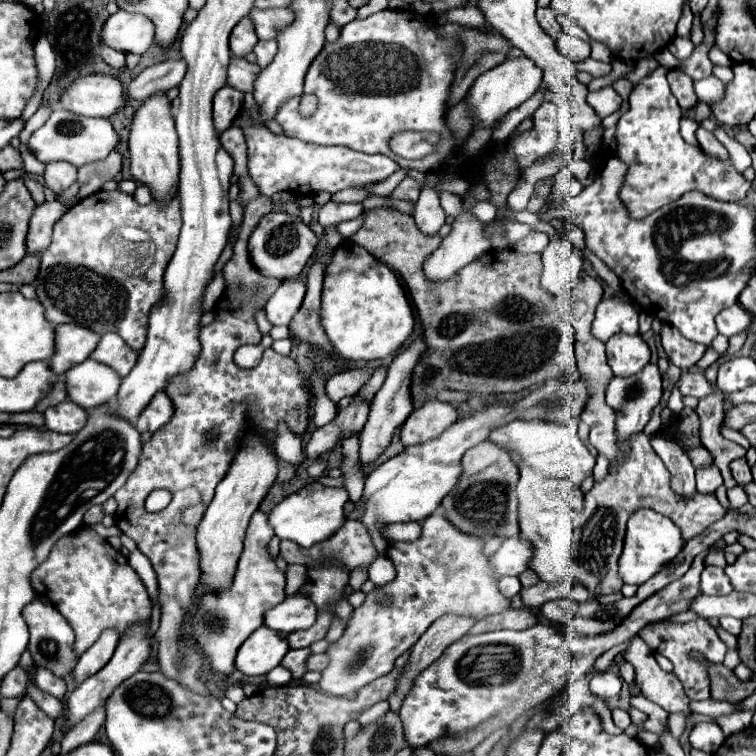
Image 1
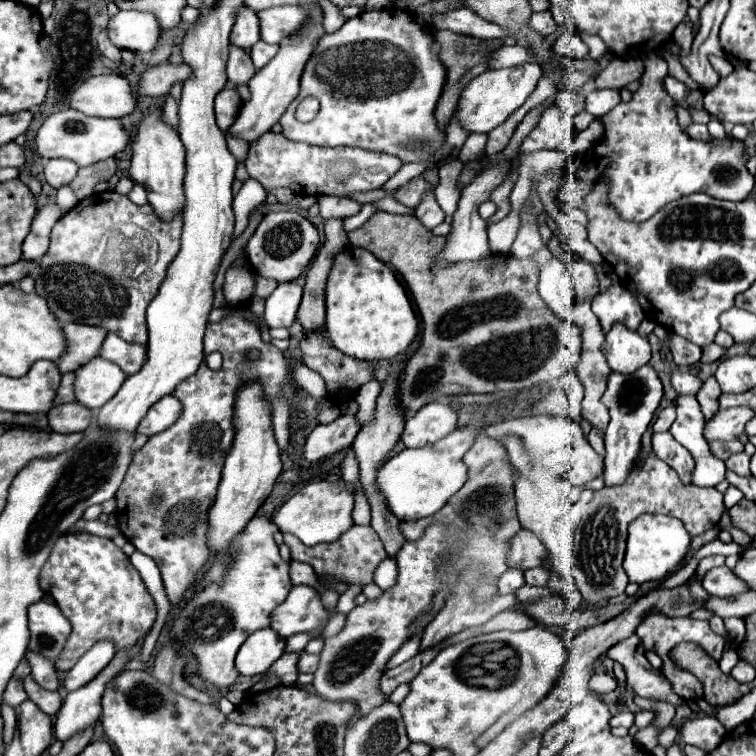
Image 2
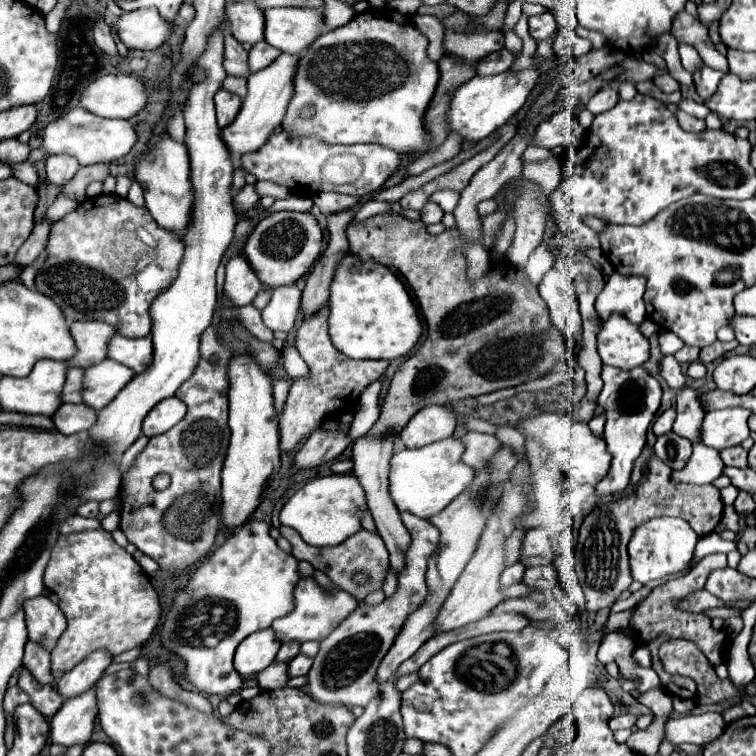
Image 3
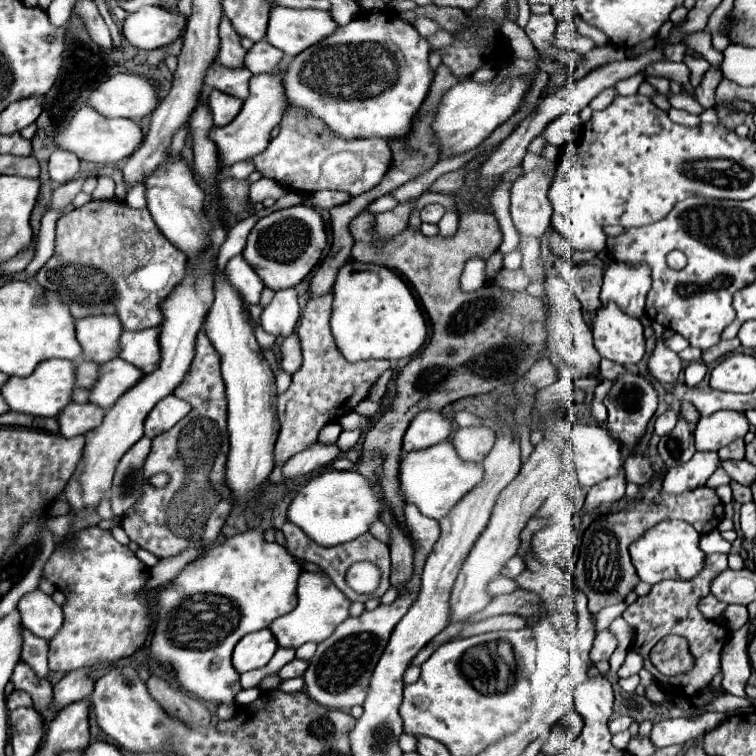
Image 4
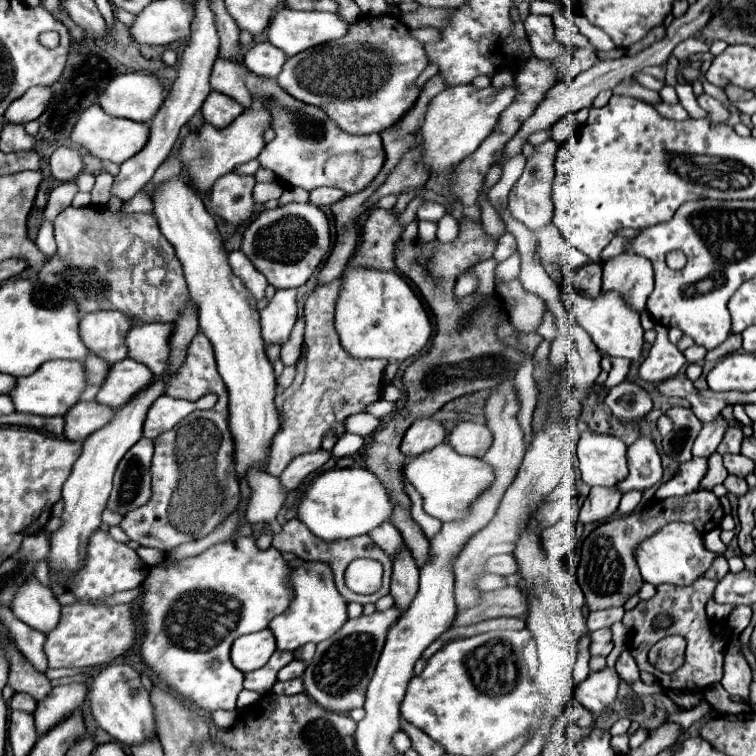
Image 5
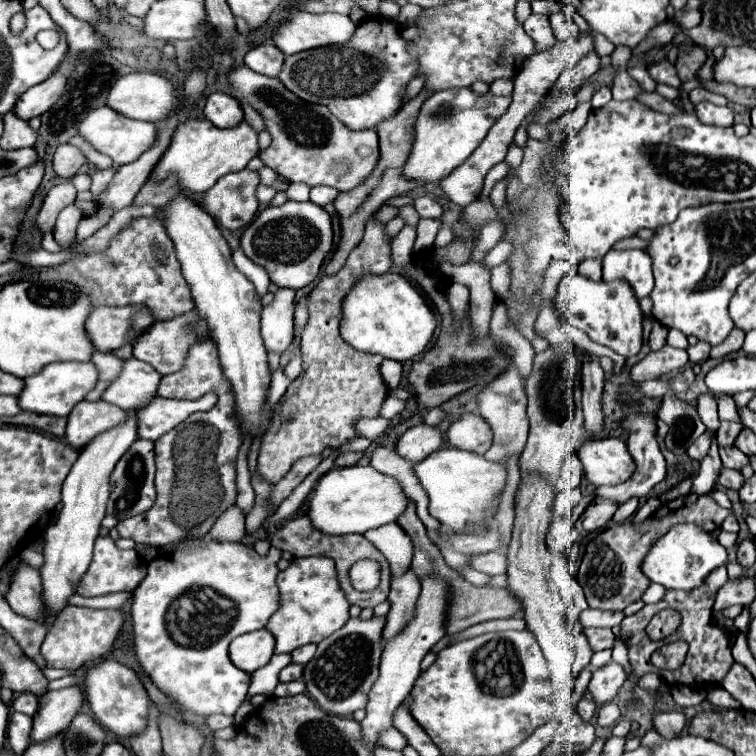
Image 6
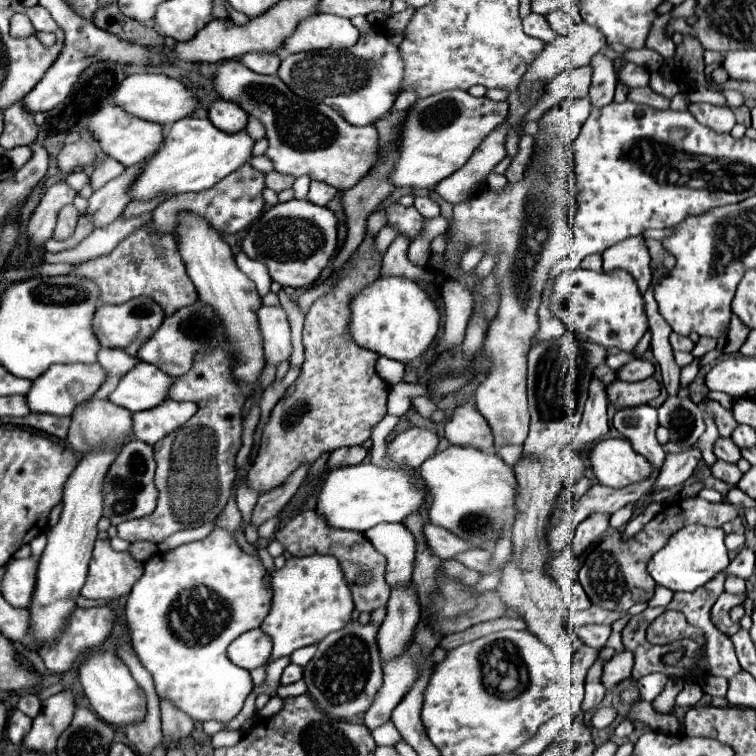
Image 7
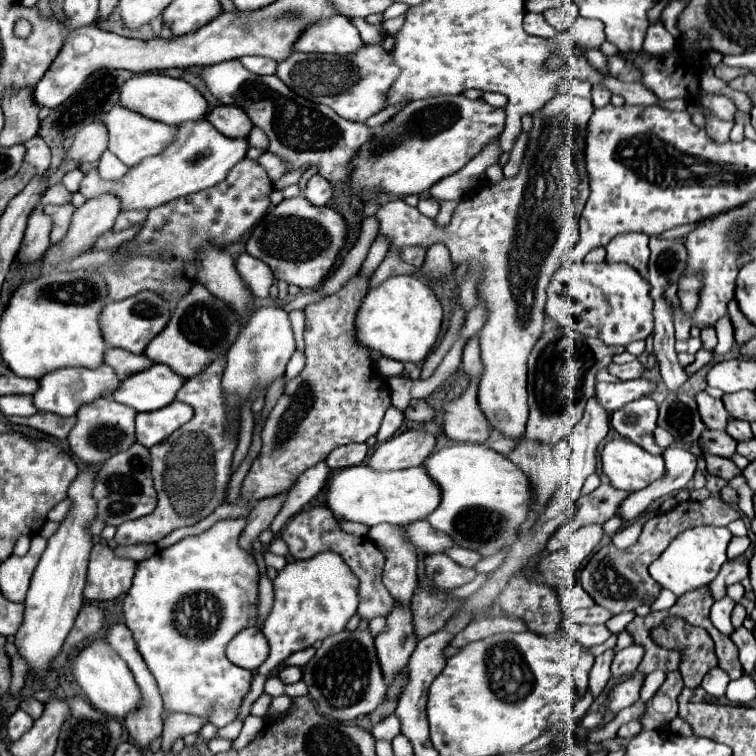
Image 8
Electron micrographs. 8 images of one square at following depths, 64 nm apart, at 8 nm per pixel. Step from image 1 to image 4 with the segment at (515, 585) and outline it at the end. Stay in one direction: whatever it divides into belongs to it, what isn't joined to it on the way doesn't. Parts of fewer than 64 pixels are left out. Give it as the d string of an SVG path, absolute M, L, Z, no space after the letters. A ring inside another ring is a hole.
M512 556L512 558L504 564L504 568L502 568L500 574L504 574L506 578L514 578L514 576L518 576L522 570L524 570L524 560L522 560L520 556Z

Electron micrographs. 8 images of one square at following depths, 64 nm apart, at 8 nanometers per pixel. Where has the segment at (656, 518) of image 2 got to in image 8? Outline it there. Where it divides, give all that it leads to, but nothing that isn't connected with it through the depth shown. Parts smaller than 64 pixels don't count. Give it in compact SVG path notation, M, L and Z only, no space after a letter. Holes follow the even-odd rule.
M698 526L690 528L688 532L682 532L668 548L666 552L650 564L650 576L662 584L662 588L672 590L676 596L682 596L686 592L698 590L706 586L710 580L716 578L720 566L728 560L726 548L732 540L732 534L728 528L718 526Z

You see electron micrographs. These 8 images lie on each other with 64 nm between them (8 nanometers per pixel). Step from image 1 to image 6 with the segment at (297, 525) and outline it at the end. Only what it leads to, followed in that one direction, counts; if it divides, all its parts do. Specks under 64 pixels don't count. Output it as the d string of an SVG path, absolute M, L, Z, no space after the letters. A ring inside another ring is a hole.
M356 464L348 468L332 468L318 480L308 500L308 516L316 528L328 534L364 534L376 526L396 522L408 504L410 498L394 476L382 474L370 464Z

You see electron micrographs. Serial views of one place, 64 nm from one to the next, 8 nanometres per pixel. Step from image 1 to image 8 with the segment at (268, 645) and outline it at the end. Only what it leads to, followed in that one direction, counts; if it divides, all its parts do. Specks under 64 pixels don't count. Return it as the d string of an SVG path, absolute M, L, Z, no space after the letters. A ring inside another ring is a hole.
M244 628L240 630L228 644L226 656L232 664L246 668L246 670L256 670L266 658L268 658L268 642L264 634L256 628Z

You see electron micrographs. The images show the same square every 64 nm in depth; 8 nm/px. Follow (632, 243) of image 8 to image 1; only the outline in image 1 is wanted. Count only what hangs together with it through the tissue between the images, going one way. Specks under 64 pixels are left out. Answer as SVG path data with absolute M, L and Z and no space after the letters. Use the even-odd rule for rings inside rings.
M614 292L610 298L602 298L596 306L596 320L592 324L592 334L602 342L612 336L612 332L638 332L638 310L630 300L624 300Z

